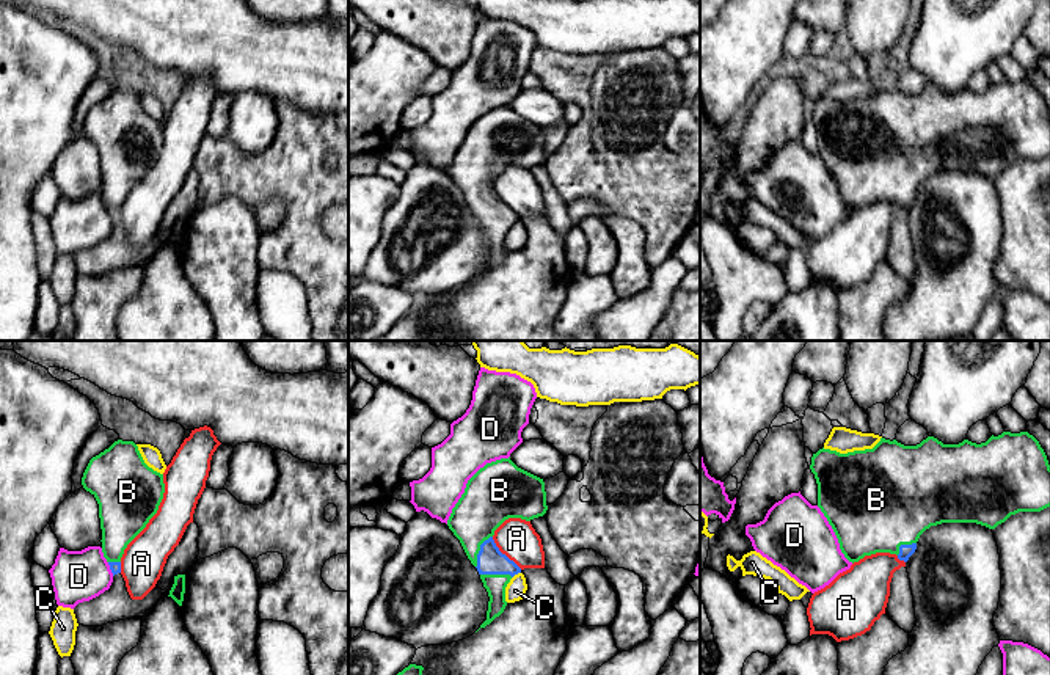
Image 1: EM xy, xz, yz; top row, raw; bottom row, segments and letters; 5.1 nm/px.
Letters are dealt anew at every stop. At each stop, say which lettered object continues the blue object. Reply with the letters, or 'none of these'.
B

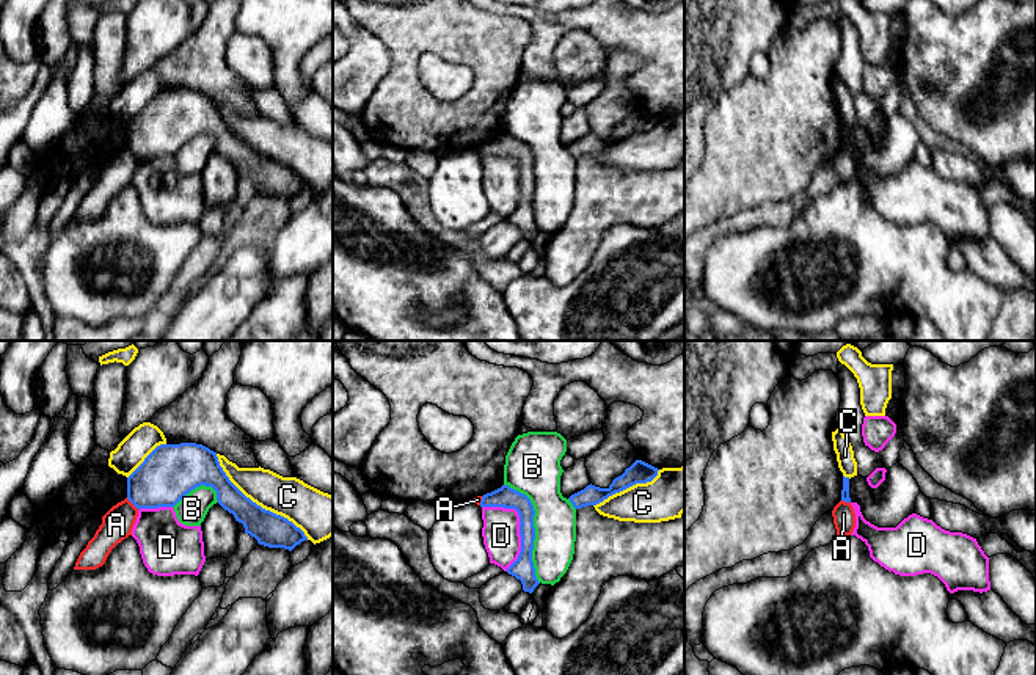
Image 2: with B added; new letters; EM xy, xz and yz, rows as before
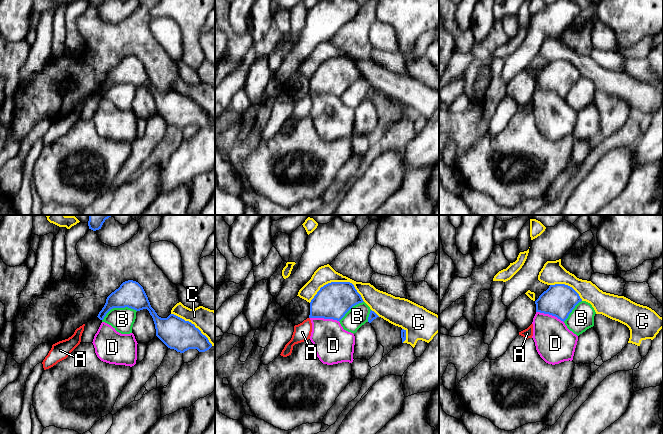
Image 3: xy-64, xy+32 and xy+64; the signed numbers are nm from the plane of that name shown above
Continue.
none of these

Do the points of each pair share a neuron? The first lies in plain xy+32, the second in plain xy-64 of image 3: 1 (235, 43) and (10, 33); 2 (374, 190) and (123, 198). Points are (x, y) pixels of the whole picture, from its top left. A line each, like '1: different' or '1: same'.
1: different
2: same

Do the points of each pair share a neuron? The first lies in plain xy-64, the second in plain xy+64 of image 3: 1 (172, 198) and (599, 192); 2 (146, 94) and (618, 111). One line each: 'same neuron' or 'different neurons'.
1: different neurons
2: different neurons

